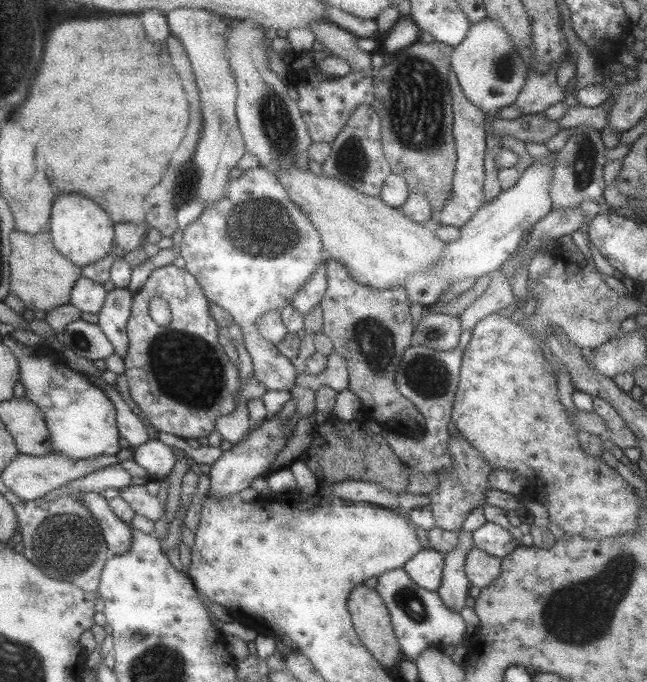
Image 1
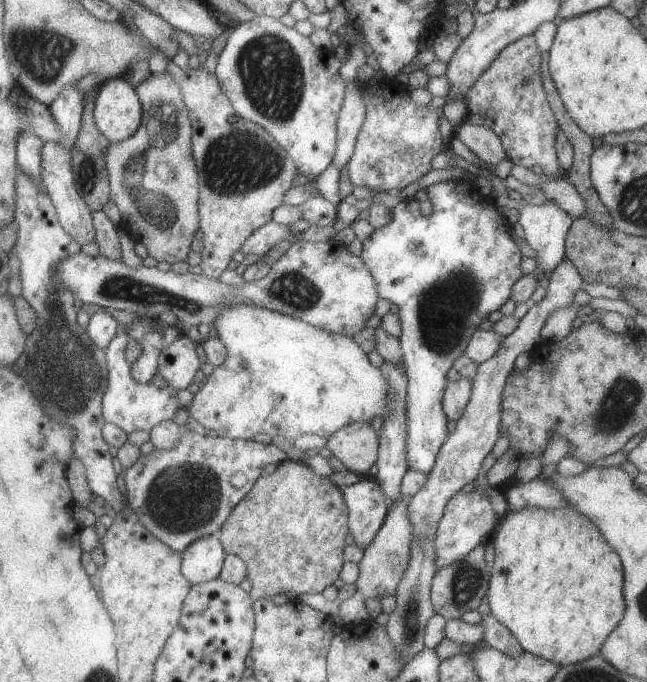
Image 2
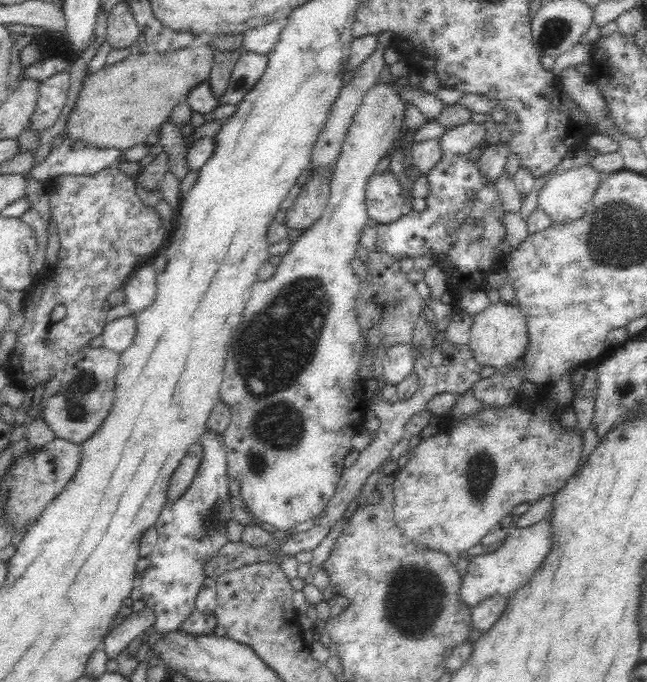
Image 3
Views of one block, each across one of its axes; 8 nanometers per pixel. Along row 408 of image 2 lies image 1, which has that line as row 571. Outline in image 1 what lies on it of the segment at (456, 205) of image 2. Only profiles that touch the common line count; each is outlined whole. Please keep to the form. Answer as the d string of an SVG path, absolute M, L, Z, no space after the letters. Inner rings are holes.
M421 549L402 566L409 578L421 588L436 591L439 588L444 567L444 553L433 549Z

